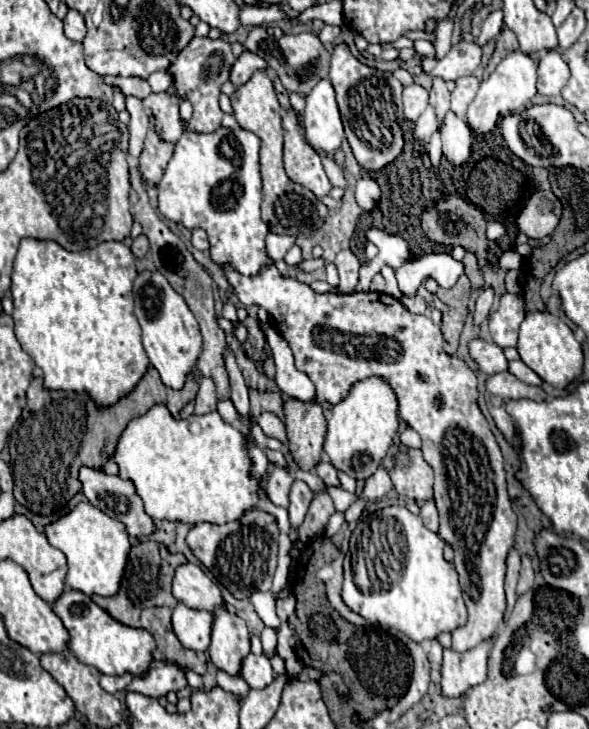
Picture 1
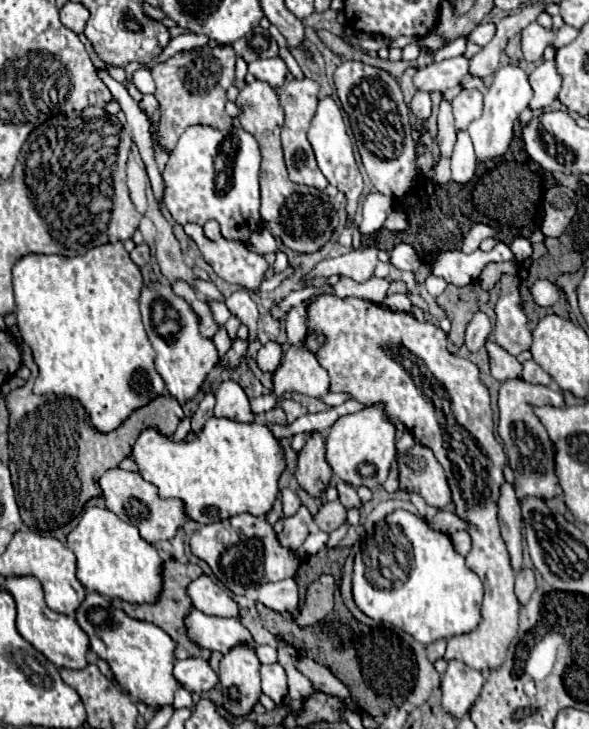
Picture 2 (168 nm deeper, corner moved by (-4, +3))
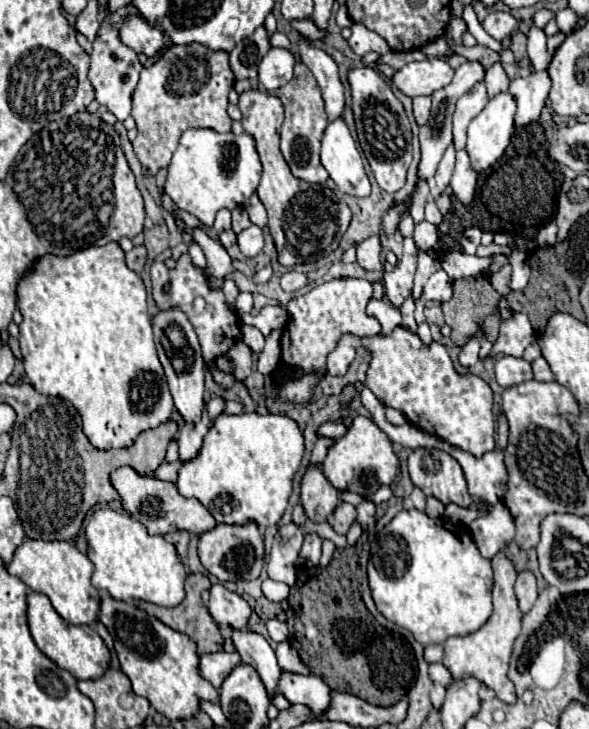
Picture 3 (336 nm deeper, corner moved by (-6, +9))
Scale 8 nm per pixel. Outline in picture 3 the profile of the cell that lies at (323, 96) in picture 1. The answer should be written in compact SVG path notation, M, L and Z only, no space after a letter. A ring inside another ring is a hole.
M342 119L326 127L320 157L322 165L342 193L354 197L370 195L370 181L364 171L362 155Z

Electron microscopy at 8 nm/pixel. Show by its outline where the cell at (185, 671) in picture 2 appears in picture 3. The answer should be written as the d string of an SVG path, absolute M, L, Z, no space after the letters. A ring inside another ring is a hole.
M218 651L218 653L200 657L200 673L206 681L210 681L218 689L222 681L232 673L232 669L238 667L240 663L242 659L238 657L238 651L232 651L232 653Z

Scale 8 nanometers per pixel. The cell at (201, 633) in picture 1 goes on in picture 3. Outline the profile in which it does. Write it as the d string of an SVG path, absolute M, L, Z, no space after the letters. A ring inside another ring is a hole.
M248 629L232 631L232 641L234 641L236 651L242 655L242 661L252 665L258 671L270 699L280 695L278 677L282 677L282 667L278 665L276 655L274 655L272 647L268 645L268 641L262 635L252 633Z

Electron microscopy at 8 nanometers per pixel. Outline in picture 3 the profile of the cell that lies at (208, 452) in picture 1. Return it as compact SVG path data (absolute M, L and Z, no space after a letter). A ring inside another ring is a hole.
M242 413L242 415L218 415L214 427L206 433L204 443L196 459L186 463L178 471L178 491L184 497L196 497L218 523L228 525L246 525L254 521L260 529L278 525L280 517L288 507L288 497L292 493L292 481L300 467L304 455L304 435L300 425L288 415L258 415L258 413Z

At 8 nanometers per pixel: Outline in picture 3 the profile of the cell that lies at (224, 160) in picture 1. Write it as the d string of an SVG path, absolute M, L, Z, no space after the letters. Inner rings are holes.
M188 129L180 137L178 149L172 155L172 161L168 167L168 179L166 179L166 193L180 209L192 213L198 221L202 221L202 227L210 229L214 225L214 217L220 209L234 209L234 207L248 205L250 195L258 187L260 171L262 171L262 165L260 165L256 147L254 147L254 139L250 135L216 133L212 129Z

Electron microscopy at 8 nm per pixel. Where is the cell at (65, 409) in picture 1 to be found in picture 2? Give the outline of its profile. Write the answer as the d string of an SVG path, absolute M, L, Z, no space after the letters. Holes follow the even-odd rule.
M30 379L22 389L12 391L8 395L8 409L10 409L10 459L14 461L12 469L14 469L14 465L18 467L16 469L18 481L14 487L16 501L20 505L22 521L30 529L36 529L36 531L50 531L50 529L56 529L56 527L68 523L82 511L82 507L88 499L98 497L100 495L100 487L96 485L98 477L104 471L118 467L118 463L130 455L130 449L142 429L158 427L164 435L172 435L180 423L180 417L174 411L176 399L172 399L172 395L158 395L148 405L132 411L132 415L120 427L116 427L116 431L100 433L100 431L96 431L96 427L92 427L90 415L78 399L58 397L58 395L34 395L32 385L34 385L34 381Z

